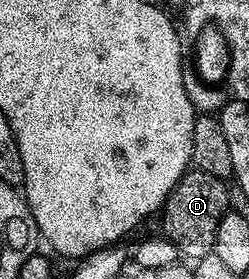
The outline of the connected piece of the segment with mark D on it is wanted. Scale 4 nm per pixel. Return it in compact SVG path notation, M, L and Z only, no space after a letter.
M191 168L173 188L163 204L162 237L178 246L180 255L187 260L198 260L209 256L215 249L217 224L229 213L233 206L232 191L227 191L228 183L222 178L214 178L205 172Z

